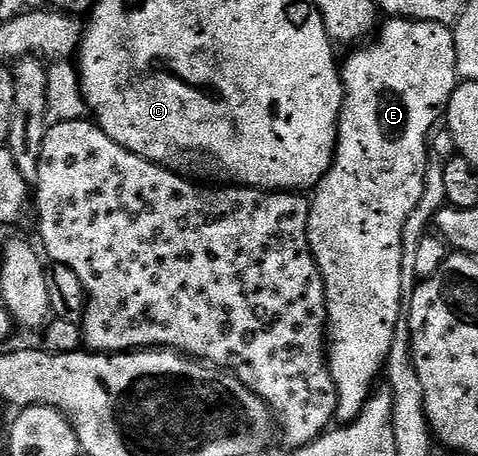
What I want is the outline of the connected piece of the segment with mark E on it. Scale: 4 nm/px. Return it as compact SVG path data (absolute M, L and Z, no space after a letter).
M390 17L382 21L379 26L377 42L362 45L354 49L354 54L340 67L341 80L345 83L345 99L341 110L341 119L337 125L337 151L333 157L331 168L325 173L324 178L317 183L311 194L309 203L309 243L313 259L317 267L321 269L323 284L325 285L325 317L327 319L327 361L331 380L335 384L337 393L337 412L335 415L338 423L353 422L363 412L367 400L379 379L382 377L387 360L387 352L391 352L391 340L395 340L395 328L403 318L403 291L401 289L401 261L407 249L407 243L401 237L405 234L405 225L409 217L417 210L417 205L425 198L425 173L429 170L429 158L431 159L430 135L434 133L437 118L442 117L443 111L448 107L451 96L455 92L459 81L457 73L457 57L455 56L455 40L453 30L438 22L416 22L410 18Z

